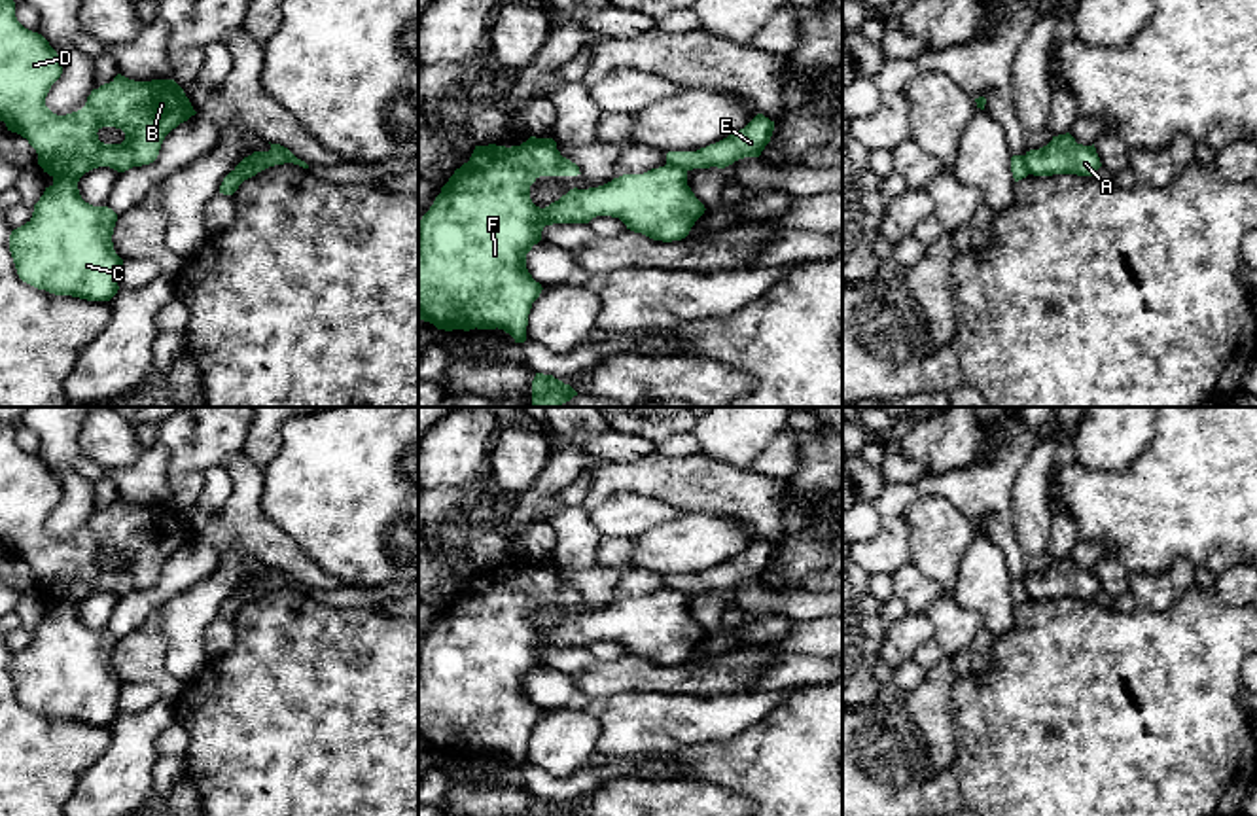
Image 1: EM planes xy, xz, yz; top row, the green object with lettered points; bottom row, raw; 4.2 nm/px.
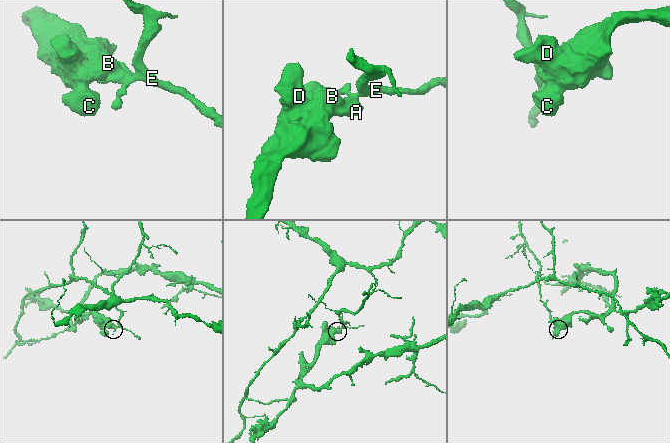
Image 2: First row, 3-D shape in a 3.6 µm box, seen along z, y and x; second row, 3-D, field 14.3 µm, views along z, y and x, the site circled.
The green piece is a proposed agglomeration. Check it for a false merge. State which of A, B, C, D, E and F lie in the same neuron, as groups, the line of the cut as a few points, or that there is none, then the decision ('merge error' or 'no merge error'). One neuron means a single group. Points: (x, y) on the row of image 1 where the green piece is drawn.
A B C D F / E; cut in xz along (667, 163), (680, 165), (686, 171); merge error

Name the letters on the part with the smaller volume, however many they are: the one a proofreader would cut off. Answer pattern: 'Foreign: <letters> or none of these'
Foreign: E

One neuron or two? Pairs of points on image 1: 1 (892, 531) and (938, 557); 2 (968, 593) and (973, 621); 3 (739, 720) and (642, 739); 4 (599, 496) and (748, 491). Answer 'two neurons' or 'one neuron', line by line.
1: two neurons
2: two neurons
3: one neuron
4: one neuron

